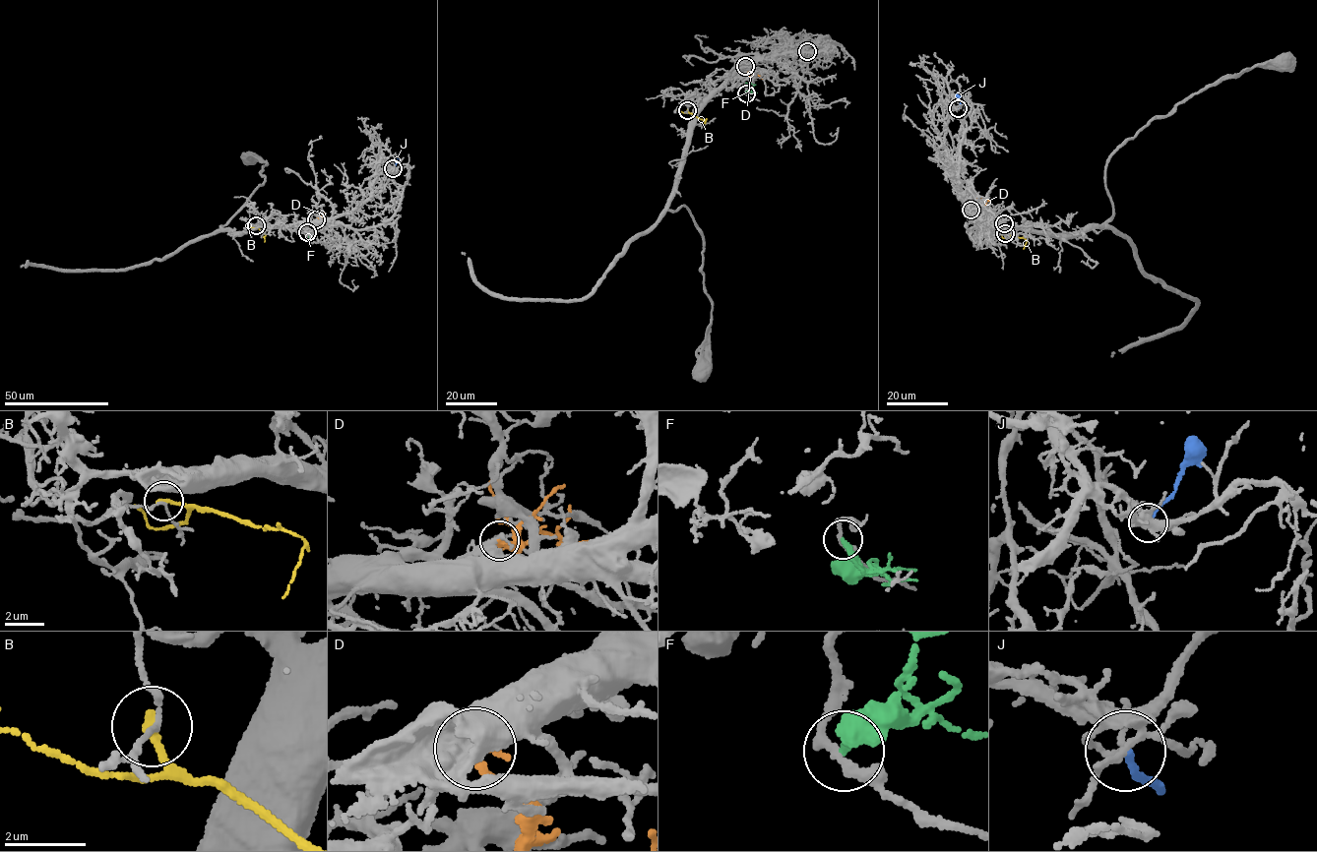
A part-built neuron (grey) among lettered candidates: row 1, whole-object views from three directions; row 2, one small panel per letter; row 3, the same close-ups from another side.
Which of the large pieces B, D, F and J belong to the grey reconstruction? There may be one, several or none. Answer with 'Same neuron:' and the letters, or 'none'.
Same neuron: none

